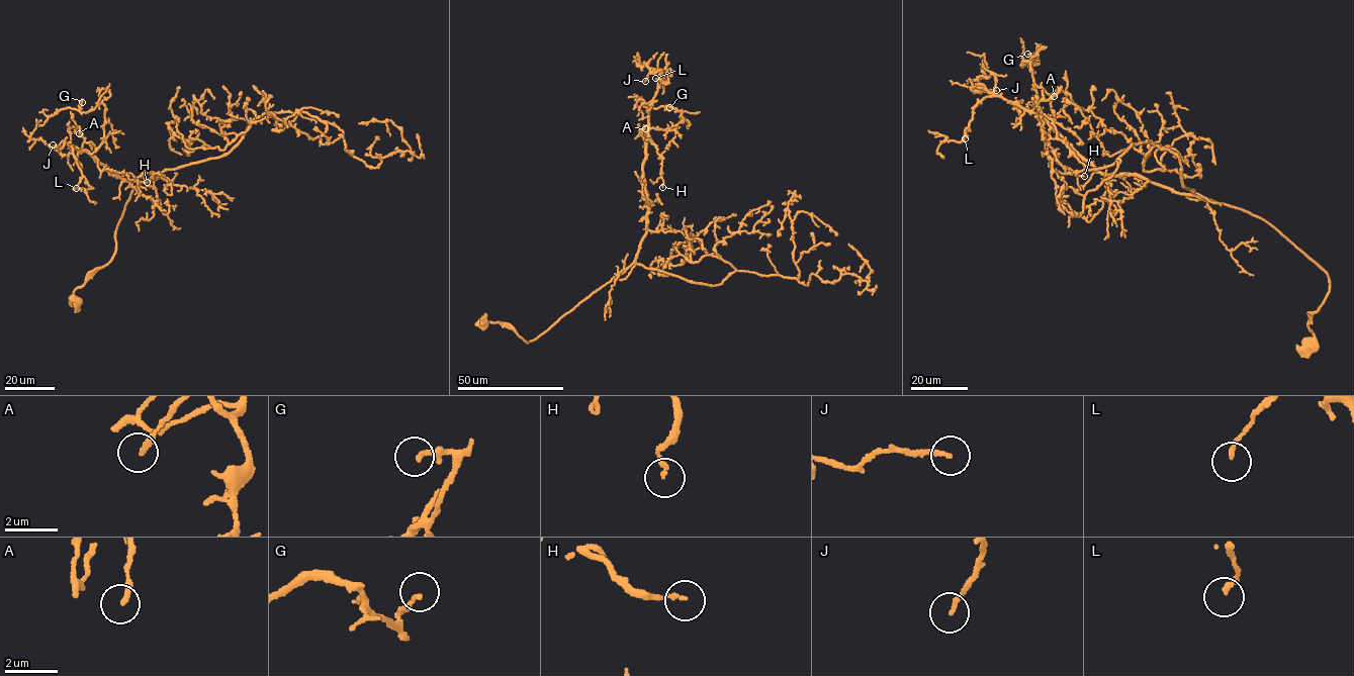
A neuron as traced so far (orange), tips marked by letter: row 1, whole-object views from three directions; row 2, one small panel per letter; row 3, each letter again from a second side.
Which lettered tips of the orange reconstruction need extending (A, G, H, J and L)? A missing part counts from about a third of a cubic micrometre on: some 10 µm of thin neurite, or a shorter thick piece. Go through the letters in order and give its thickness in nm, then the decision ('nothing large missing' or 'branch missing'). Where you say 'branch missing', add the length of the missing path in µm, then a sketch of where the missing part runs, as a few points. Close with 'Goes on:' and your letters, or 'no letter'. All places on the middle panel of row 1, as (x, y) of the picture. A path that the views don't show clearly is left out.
A: calibre 220 nm; nothing large missing
G: calibre 190 nm; nothing large missing
H: calibre 150 nm; nothing large missing
J: calibre 160 nm; branch missing; missing 10 µm; course (645, 81), (640, 99)
L: calibre 170 nm; nothing large missing
Goes on: J

